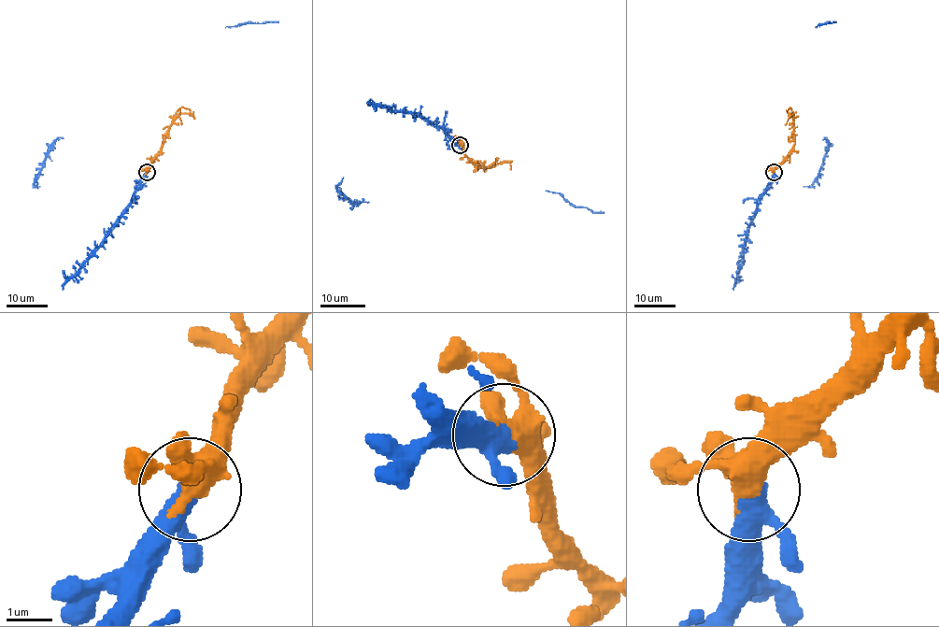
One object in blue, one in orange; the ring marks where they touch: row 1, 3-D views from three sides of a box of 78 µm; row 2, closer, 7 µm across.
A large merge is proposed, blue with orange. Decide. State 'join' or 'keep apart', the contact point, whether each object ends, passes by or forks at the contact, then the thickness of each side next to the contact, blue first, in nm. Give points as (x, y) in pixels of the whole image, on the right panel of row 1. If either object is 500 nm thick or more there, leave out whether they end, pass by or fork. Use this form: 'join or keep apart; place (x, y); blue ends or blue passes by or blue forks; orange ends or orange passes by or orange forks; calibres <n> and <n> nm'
join; place (774, 172); blue passes by; orange forks; calibres 360 and 400 nm

